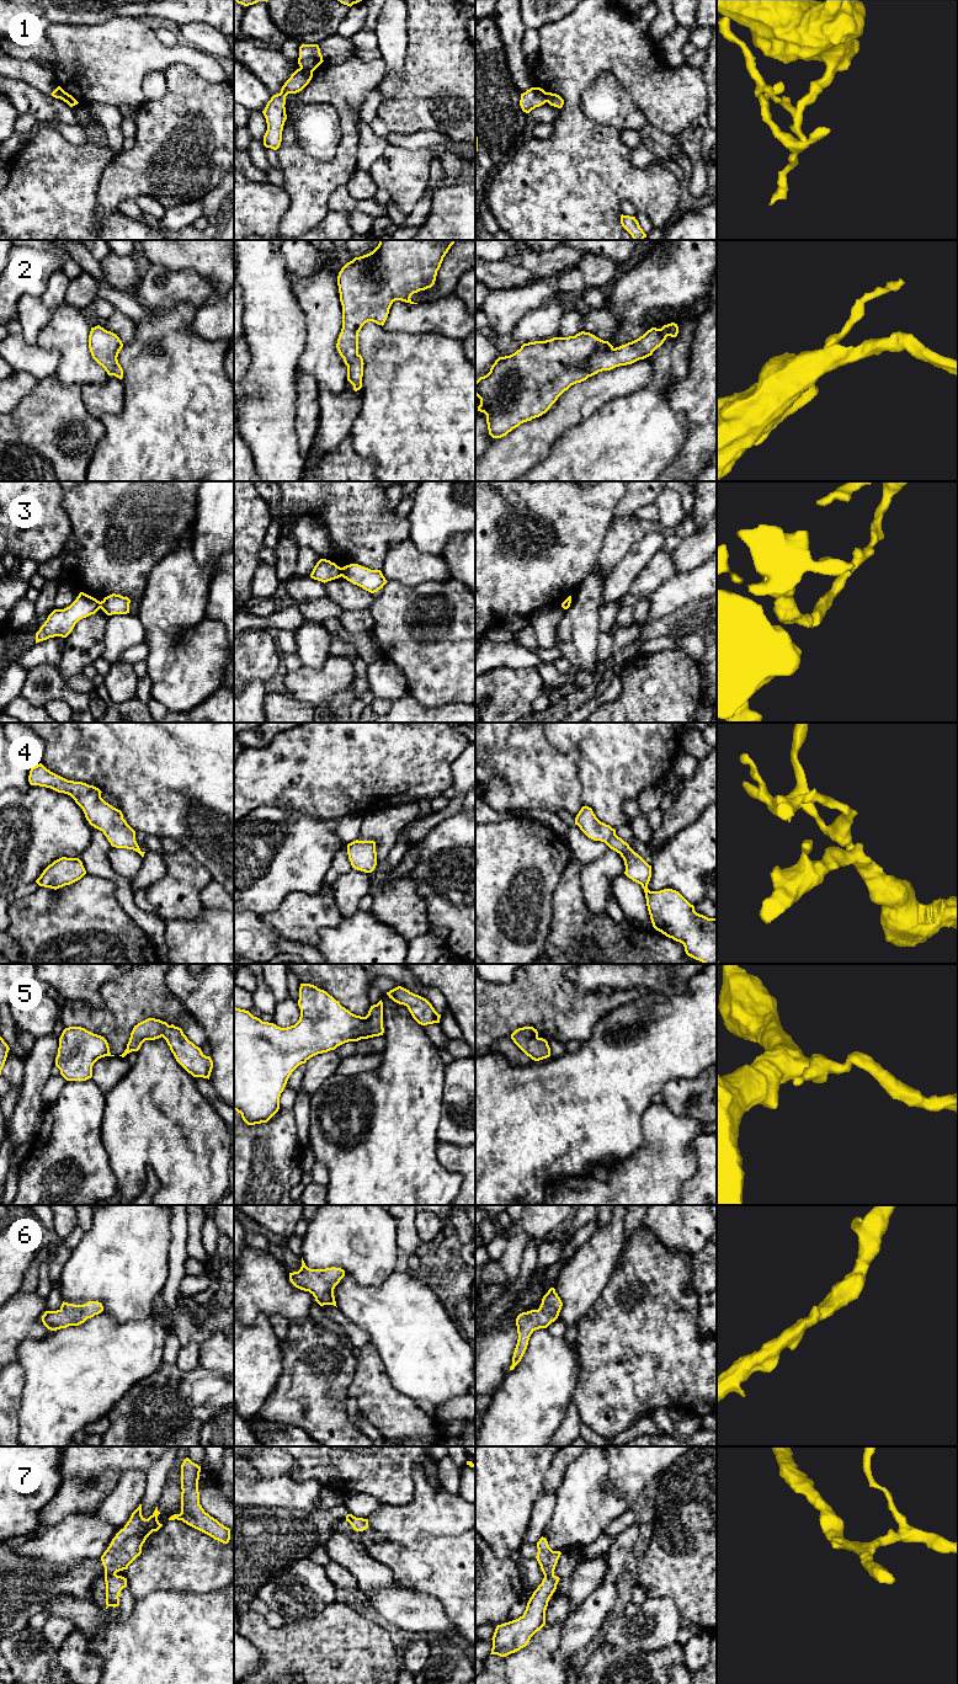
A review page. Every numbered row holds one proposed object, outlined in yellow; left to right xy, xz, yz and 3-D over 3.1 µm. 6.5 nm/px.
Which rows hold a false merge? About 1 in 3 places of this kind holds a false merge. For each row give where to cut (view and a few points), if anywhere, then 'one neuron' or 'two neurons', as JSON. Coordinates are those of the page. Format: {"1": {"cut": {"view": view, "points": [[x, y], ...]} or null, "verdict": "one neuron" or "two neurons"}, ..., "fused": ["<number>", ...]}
{"1": {"cut": {"view": "xz", "points": [[299, 68], [312, 73]]}, "verdict": "two neurons"}, "2": {"cut": null, "verdict": "one neuron"}, "3": {"cut": {"view": "xz", "points": [[341, 568], [342, 575]]}, "verdict": "two neurons"}, "4": {"cut": null, "verdict": "one neuron"}, "5": {"cut": null, "verdict": "one neuron"}, "6": {"cut": null, "verdict": "one neuron"}, "7": {"cut": null, "verdict": "one neuron"}, "fused": ["1", "3"]}

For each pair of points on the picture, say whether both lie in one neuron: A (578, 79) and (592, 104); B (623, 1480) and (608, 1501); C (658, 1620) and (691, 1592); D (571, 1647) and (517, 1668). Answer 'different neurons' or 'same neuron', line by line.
A: different neurons
B: different neurons
C: different neurons
D: different neurons

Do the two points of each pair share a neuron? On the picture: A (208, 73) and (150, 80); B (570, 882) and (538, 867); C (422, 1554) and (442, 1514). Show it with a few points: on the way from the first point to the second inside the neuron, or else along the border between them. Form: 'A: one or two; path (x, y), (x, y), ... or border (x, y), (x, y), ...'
A: two; border (163, 72), (149, 72), (143, 79), (142, 92)
B: two; border (573, 857), (562, 875), (551, 904)
C: two; border (459, 1534), (421, 1536), (414, 1544), (403, 1545)

